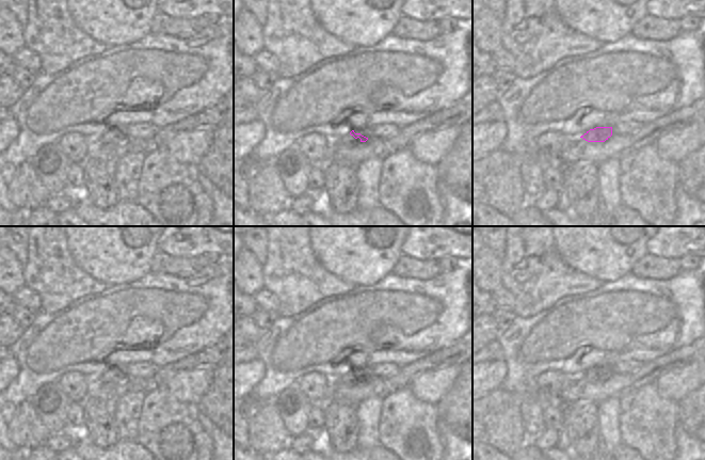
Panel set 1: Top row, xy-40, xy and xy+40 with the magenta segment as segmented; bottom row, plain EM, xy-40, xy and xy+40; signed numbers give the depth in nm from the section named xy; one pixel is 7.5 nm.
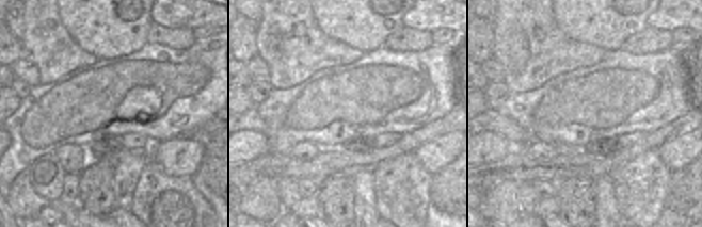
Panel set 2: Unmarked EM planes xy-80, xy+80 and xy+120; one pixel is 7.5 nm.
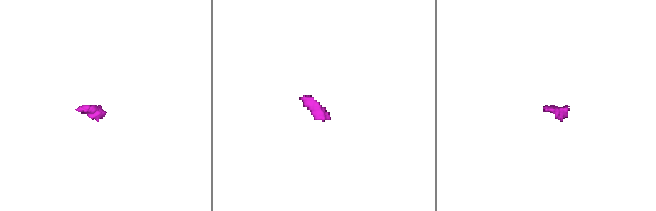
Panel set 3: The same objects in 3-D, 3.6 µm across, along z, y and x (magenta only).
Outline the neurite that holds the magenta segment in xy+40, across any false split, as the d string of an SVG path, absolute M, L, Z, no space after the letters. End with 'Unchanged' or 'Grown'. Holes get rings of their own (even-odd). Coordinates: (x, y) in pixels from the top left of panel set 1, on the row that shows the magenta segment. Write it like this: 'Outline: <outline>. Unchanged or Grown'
Outline: M596 127L587 131L582 138L588 142L605 142L612 136L612 127Z. Unchanged

